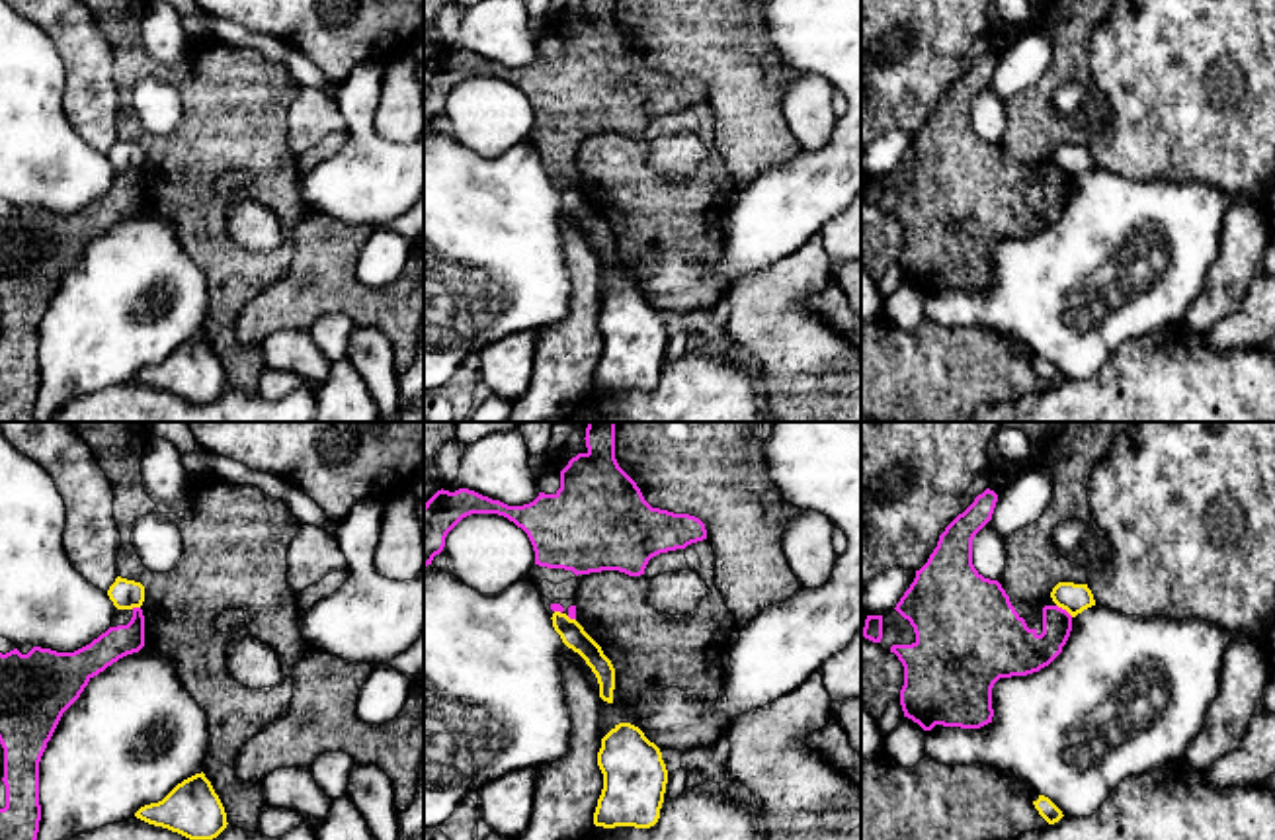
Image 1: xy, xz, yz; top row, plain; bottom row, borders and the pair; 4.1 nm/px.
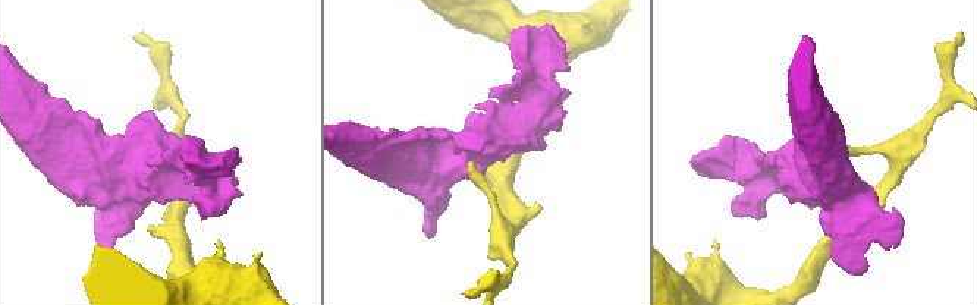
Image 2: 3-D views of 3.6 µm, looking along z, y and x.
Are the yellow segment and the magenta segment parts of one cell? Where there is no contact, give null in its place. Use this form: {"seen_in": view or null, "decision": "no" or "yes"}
{"seen_in": "yz", "decision": "no"}

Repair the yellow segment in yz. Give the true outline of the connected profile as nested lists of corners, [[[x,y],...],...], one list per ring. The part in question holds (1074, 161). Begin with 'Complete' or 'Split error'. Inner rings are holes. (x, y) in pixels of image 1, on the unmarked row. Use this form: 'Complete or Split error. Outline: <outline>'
Complete. Outline: [[[1058,145],[1050,154],[1052,164],[1066,172],[1072,180],[1095,168],[1093,156],[1088,147]]]

